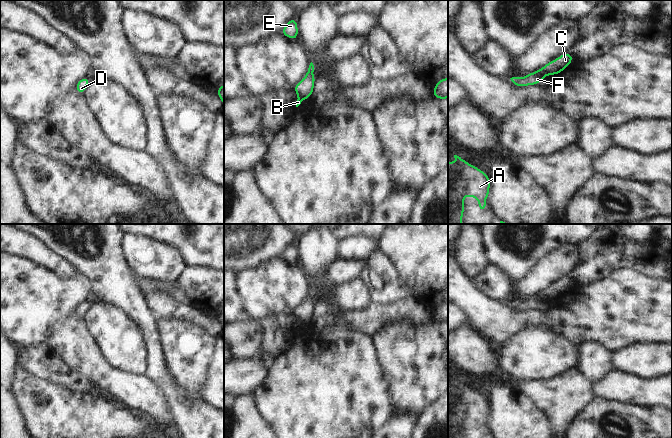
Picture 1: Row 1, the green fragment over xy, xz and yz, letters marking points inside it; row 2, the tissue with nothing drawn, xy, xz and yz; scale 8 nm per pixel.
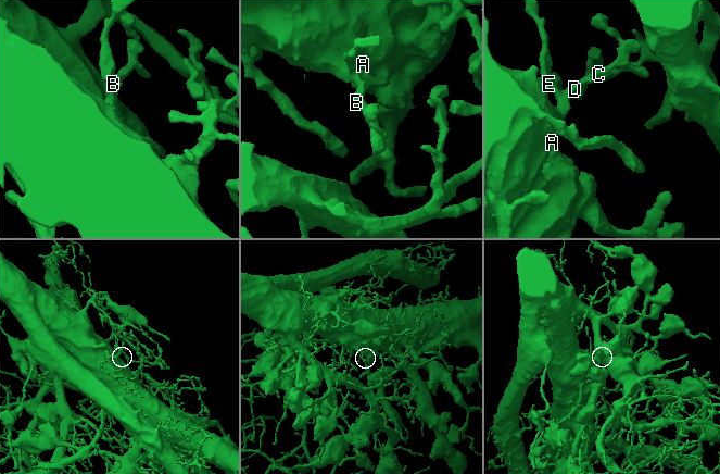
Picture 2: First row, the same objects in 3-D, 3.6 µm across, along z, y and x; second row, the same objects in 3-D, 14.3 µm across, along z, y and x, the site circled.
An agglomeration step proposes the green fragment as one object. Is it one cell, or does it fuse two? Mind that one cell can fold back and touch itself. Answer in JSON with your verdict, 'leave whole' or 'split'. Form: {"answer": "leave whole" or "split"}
{"answer": "leave whole"}

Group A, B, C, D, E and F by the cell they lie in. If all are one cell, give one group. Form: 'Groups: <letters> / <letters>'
Groups: A B C D E F

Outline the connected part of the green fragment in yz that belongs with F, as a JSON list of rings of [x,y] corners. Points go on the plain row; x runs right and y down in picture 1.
[[[564,277],[557,283],[548,286],[544,291],[529,297],[525,301],[512,301],[511,305],[517,310],[530,310],[540,308],[546,299],[557,299],[566,293],[574,284],[574,281],[569,277]]]

